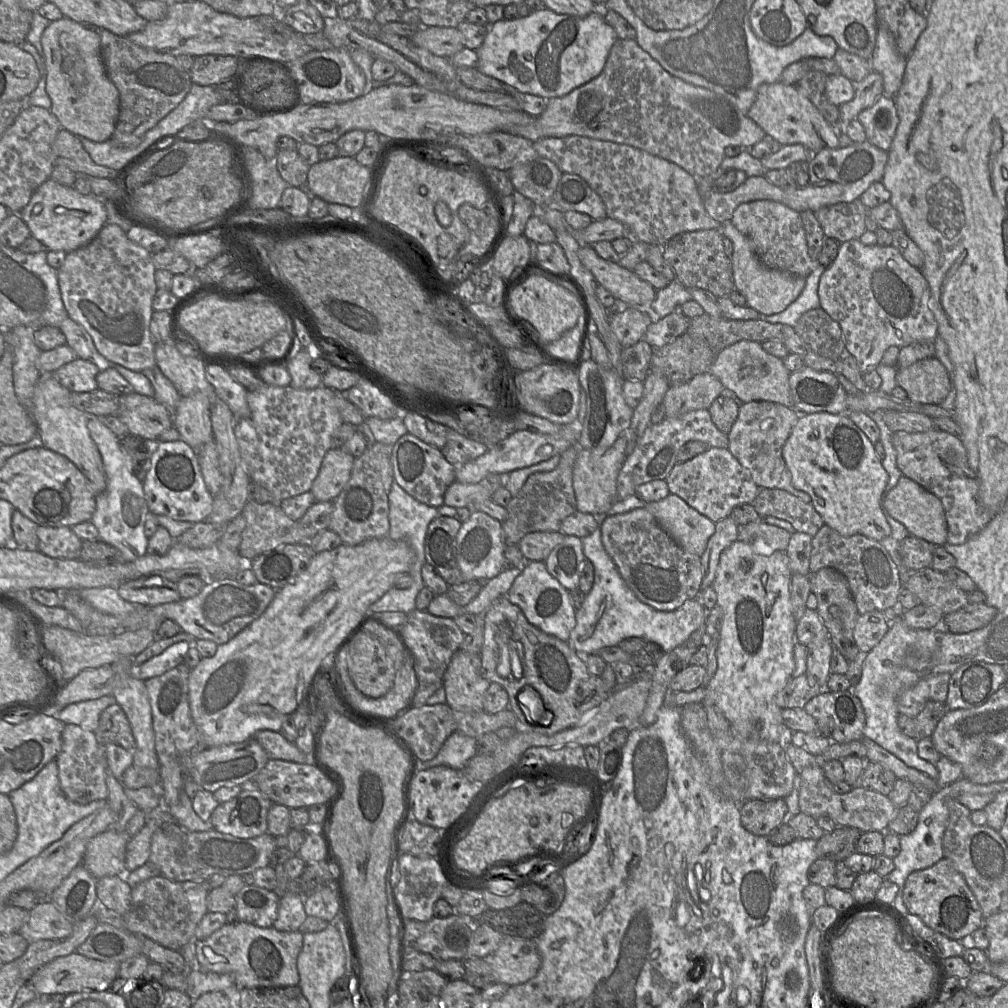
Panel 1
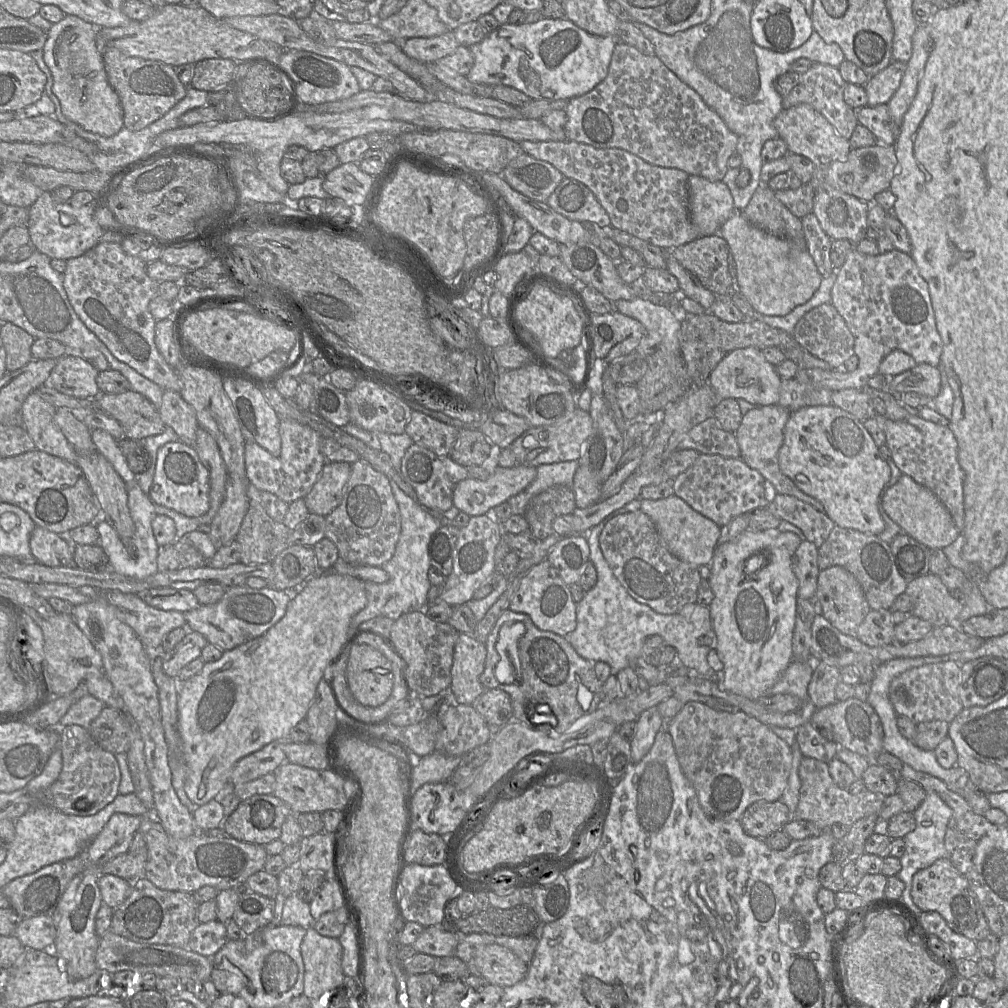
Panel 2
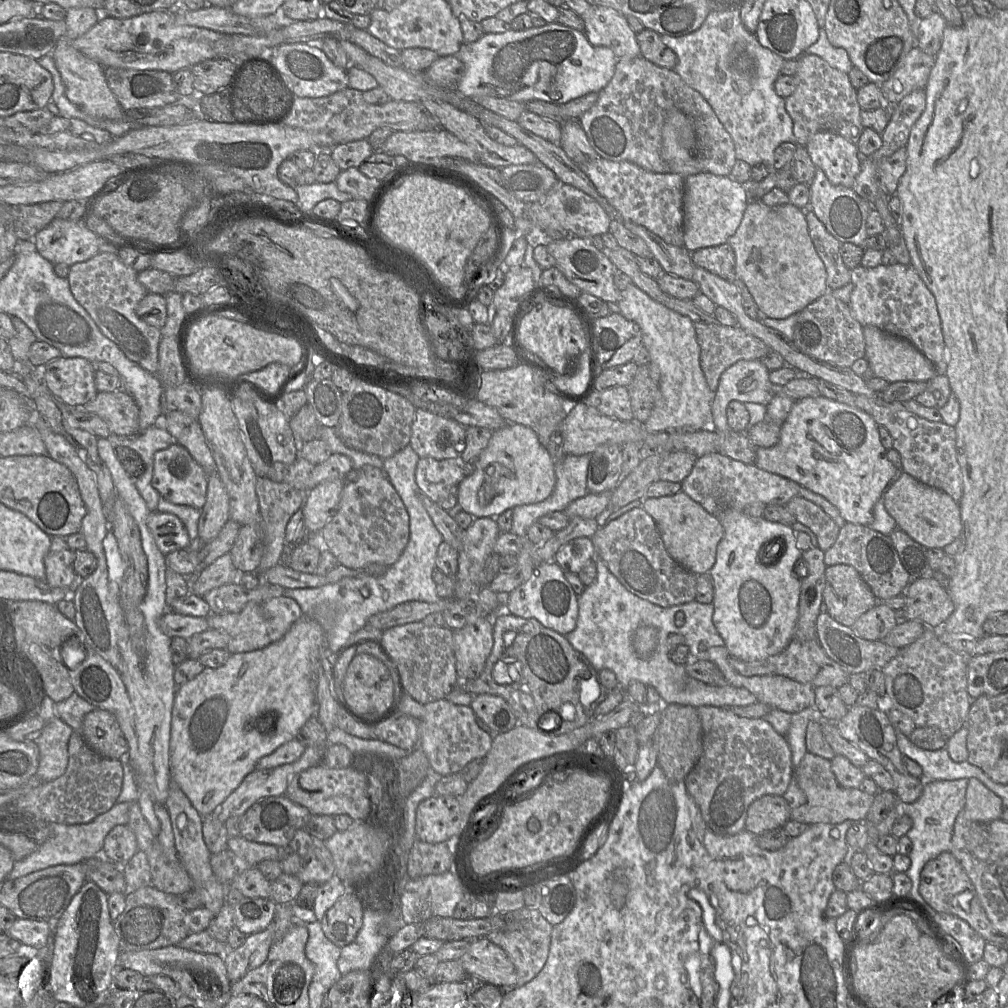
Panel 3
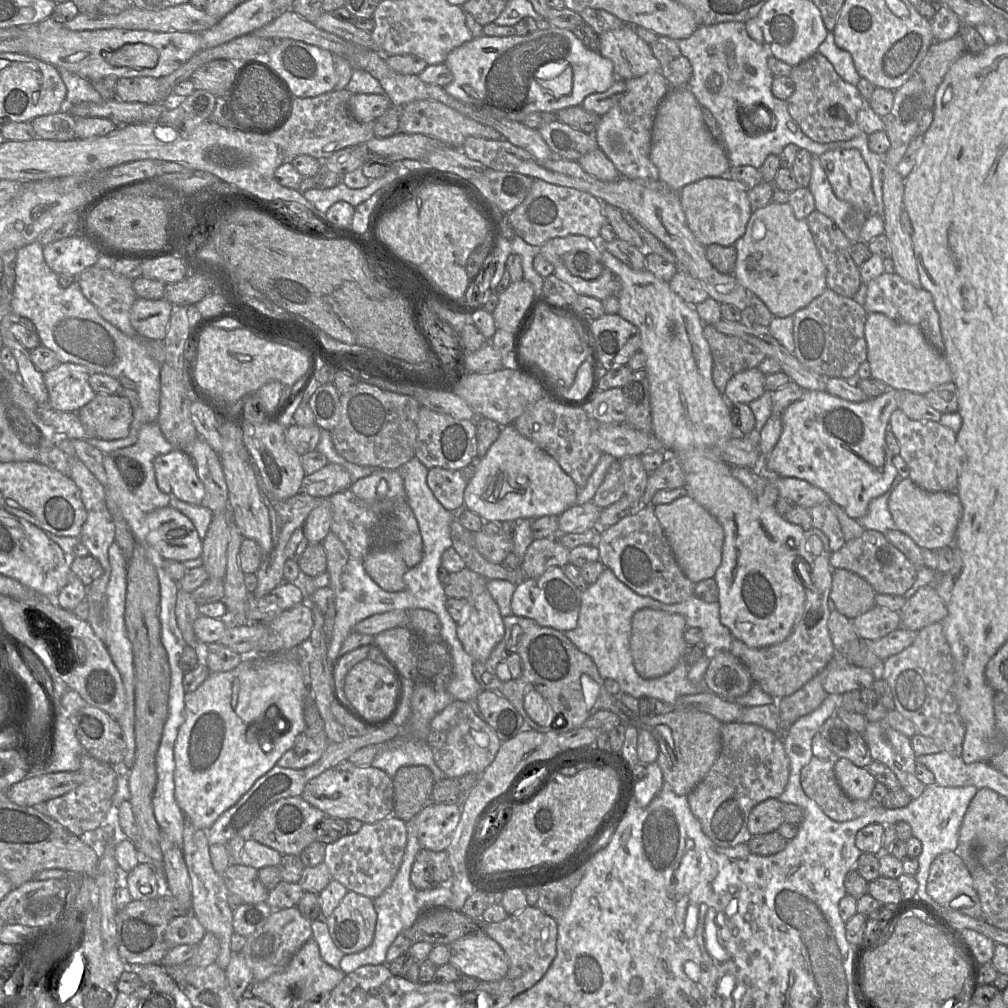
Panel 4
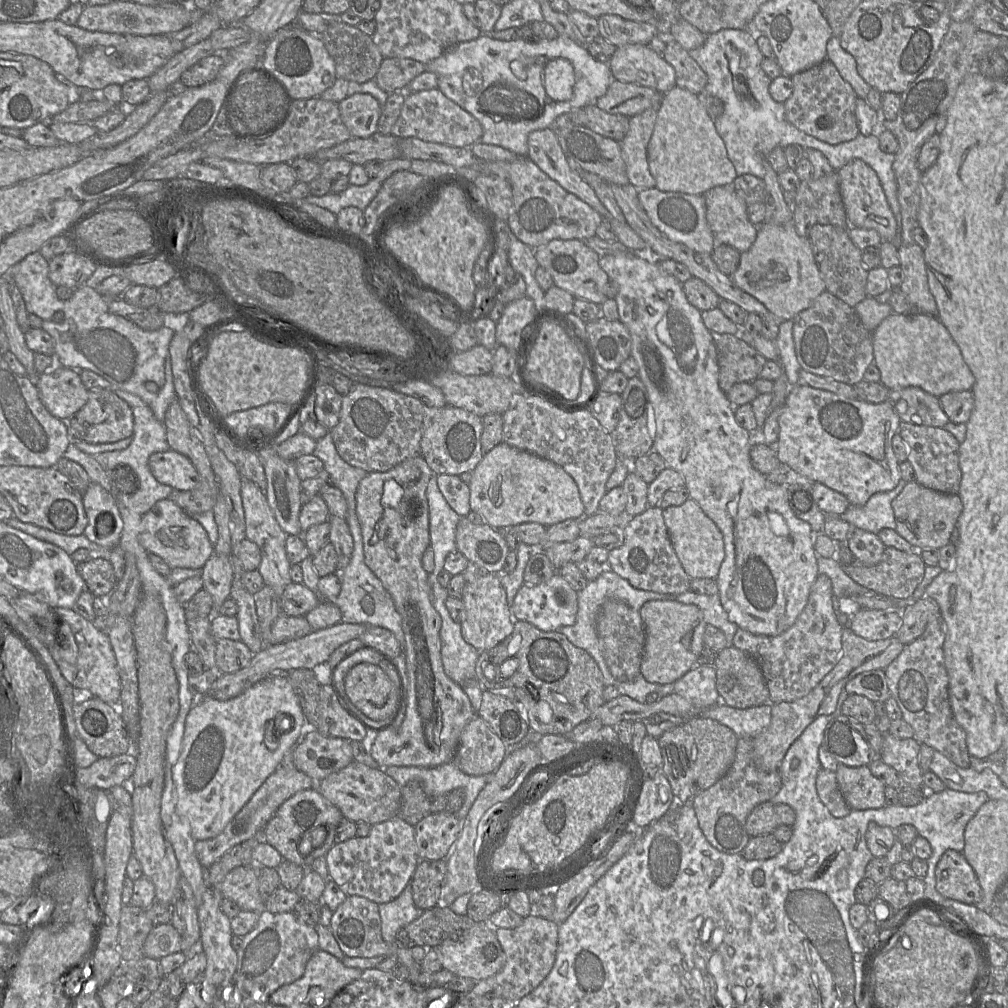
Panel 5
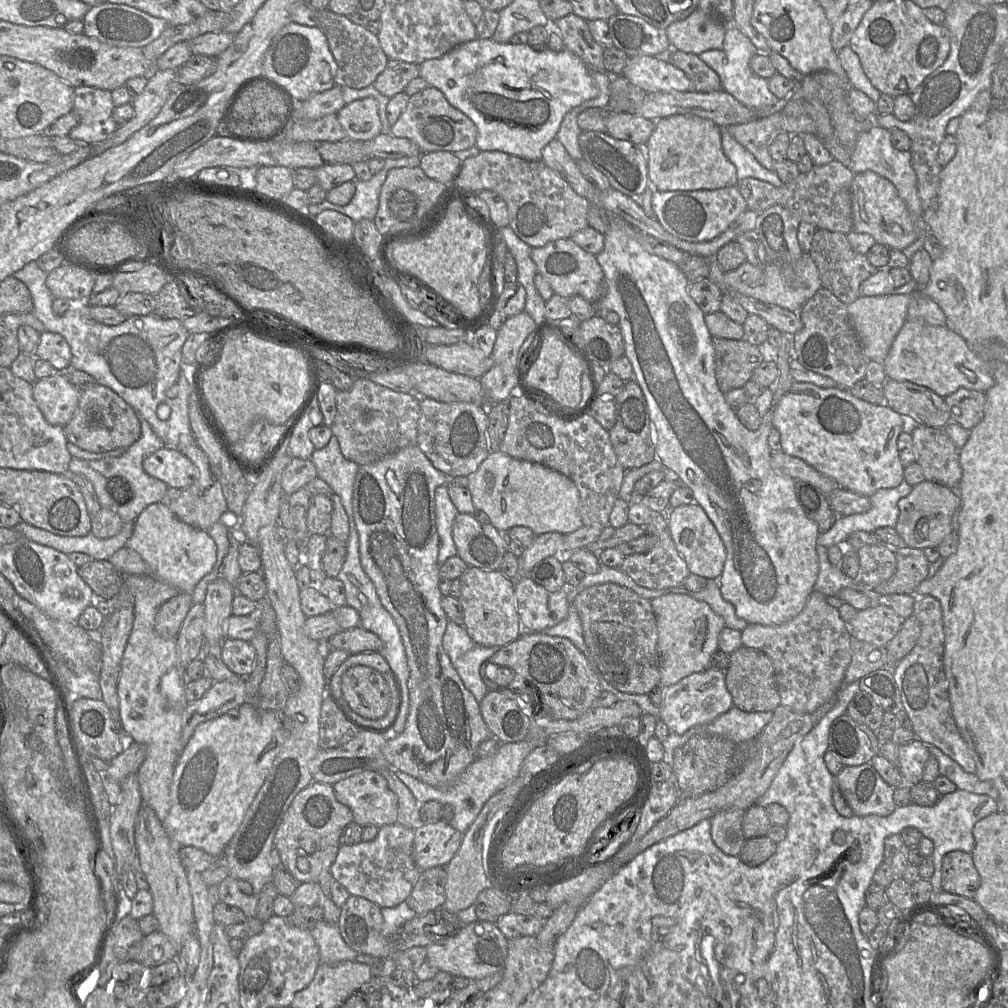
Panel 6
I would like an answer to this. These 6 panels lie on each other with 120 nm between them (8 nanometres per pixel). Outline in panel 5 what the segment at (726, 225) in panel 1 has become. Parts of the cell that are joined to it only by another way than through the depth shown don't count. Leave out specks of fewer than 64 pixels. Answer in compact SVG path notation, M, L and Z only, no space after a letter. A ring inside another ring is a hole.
M793 220L783 225L762 223L751 248L741 253L739 266L731 279L768 309L779 321L793 320L801 311L811 306L814 300L826 291L825 282L815 261L808 237L797 234Z

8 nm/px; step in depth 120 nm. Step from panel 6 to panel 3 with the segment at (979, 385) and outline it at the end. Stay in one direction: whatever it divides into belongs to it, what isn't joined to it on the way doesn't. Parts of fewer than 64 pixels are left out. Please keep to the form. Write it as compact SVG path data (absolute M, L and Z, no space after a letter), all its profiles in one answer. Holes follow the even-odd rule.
M863 326L865 358L873 376L884 378L889 383L897 381L928 382L937 375L933 364L909 341L893 336L873 326Z

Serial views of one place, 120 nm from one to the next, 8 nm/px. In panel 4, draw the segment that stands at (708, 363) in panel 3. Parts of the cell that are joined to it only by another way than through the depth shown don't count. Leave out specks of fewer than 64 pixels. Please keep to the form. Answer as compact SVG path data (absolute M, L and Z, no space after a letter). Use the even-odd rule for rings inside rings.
M705 324L703 336L713 358L712 378L720 393L725 392L728 381L737 373L757 368L766 355L754 345L735 336L717 331Z

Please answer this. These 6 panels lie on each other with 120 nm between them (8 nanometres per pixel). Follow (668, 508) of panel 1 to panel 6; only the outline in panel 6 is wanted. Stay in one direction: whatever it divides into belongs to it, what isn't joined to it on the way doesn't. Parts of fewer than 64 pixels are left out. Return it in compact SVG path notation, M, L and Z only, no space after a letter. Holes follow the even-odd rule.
M696 502L669 508L664 513L677 552L685 560L690 574L706 579L719 579L726 559L724 543L703 508Z

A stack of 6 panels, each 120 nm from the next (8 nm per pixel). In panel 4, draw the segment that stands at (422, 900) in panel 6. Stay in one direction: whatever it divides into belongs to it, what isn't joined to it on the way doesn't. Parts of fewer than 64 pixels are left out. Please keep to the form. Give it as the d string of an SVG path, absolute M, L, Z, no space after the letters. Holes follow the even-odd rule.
M421 848L411 869L411 883L418 890L430 890L449 884L452 869L446 851L434 852Z

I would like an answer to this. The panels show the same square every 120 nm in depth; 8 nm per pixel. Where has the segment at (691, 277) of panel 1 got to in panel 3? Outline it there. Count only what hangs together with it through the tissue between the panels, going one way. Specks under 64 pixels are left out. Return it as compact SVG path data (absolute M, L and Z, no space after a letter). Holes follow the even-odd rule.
M728 243L700 248L691 252L691 260L695 266L734 283L736 278L735 253Z

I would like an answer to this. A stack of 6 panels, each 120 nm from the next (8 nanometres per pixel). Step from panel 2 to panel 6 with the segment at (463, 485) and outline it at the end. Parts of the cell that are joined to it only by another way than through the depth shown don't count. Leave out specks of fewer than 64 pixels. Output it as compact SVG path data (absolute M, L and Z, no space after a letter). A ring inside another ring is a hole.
M500 450L491 451L468 479L473 505L485 512L490 524L502 533L515 526L525 526L536 536L547 532L567 535L584 526L575 483L545 465L516 459Z

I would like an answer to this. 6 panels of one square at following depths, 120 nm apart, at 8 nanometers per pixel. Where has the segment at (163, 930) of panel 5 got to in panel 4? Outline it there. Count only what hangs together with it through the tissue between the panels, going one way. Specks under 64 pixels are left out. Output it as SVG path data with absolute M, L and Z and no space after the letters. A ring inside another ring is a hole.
M186 914L171 919L164 933L164 940L169 947L178 945L198 945L206 930L193 914Z

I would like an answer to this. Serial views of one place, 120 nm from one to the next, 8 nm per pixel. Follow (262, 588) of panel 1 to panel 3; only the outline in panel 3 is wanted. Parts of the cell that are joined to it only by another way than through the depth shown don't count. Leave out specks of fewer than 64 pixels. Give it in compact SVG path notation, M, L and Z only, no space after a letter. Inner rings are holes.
M285 595L272 598L263 603L249 602L240 612L213 614L207 618L209 628L223 630L230 636L226 651L231 654L262 649L280 640L290 627L303 616L299 604Z

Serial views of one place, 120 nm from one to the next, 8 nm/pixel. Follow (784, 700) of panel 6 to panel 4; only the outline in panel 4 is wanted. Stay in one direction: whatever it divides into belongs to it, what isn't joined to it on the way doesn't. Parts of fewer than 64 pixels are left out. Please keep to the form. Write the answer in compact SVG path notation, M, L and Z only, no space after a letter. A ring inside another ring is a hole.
M830 552L815 556L808 568L808 579L803 582L806 589L804 611L786 640L779 644L750 648L738 639L733 639L730 652L749 669L754 683L776 699L789 696L825 669L836 658L829 630L830 610L828 600L832 588L833 568L829 563Z

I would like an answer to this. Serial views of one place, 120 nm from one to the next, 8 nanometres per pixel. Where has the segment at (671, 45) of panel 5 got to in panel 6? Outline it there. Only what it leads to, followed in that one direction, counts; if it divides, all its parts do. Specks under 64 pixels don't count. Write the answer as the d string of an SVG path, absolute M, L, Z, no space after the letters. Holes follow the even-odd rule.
M673 50L671 64L683 71L696 92L714 92L722 90L718 74L703 62L698 55Z

